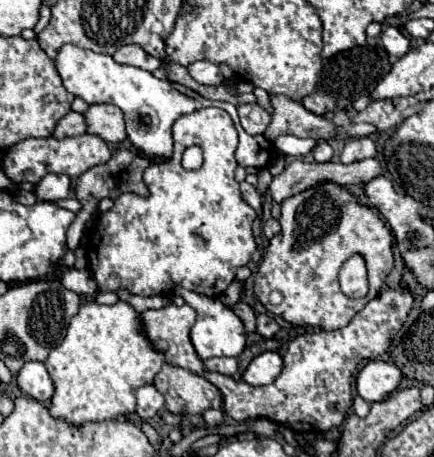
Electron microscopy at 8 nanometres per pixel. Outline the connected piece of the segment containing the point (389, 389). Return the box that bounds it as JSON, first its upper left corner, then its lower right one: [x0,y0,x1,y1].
[356,360,402,402]

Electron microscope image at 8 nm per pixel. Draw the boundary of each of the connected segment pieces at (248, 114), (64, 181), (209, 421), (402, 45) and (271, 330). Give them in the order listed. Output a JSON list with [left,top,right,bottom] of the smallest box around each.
[[238,104,272,136],[32,174,70,200],[202,410,224,428],[380,26,410,58],[256,314,278,338]]

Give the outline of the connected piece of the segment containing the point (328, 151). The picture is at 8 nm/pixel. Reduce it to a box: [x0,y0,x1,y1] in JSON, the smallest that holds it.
[312,140,332,162]

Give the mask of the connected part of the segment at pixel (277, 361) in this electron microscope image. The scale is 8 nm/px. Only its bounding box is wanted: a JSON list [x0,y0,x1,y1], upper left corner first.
[242,352,282,386]

